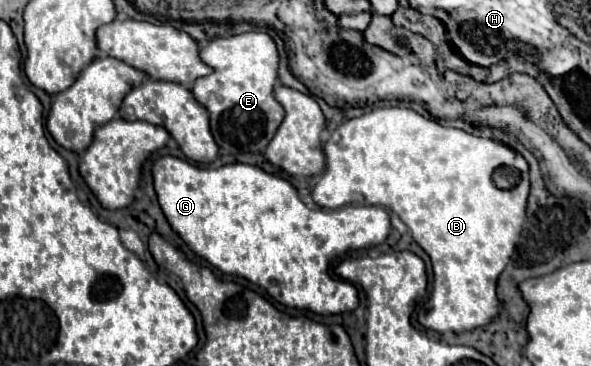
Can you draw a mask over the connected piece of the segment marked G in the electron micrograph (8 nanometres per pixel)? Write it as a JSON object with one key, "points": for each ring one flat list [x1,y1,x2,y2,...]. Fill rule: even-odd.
{"points":[[166,155,154,163,152,177,166,221,198,257,204,257,210,265,226,275,238,275,252,281,286,307,306,309,316,315,336,315,358,307,356,287,330,275,336,253,380,245,390,233,390,217,382,207,346,205,340,209,312,211,298,199,292,183,246,163,202,169,184,159]]}

